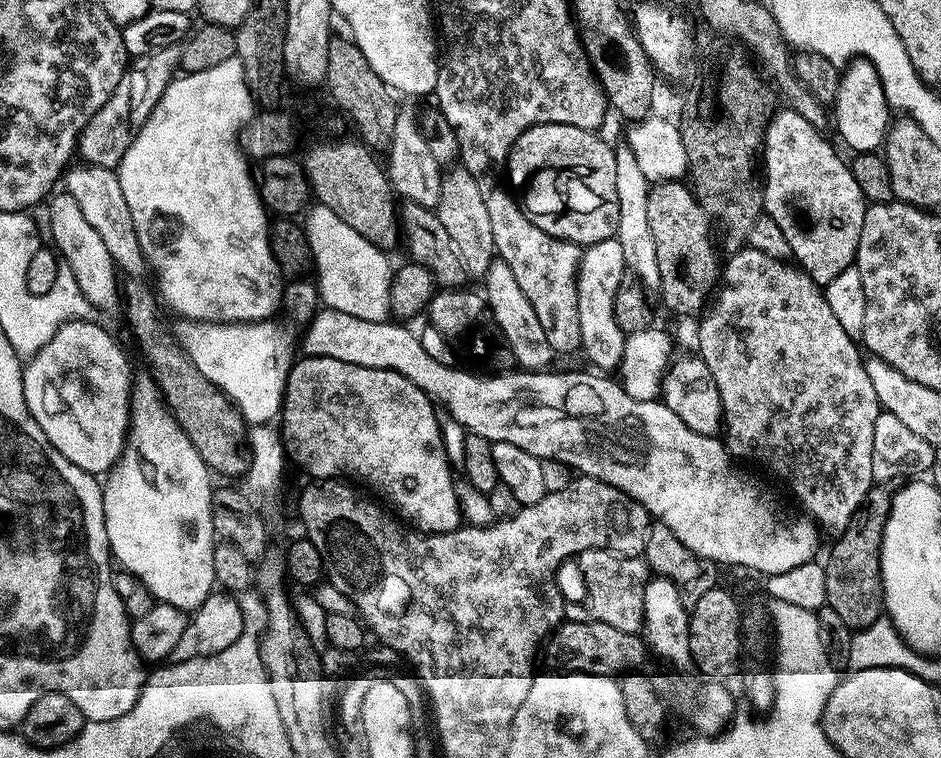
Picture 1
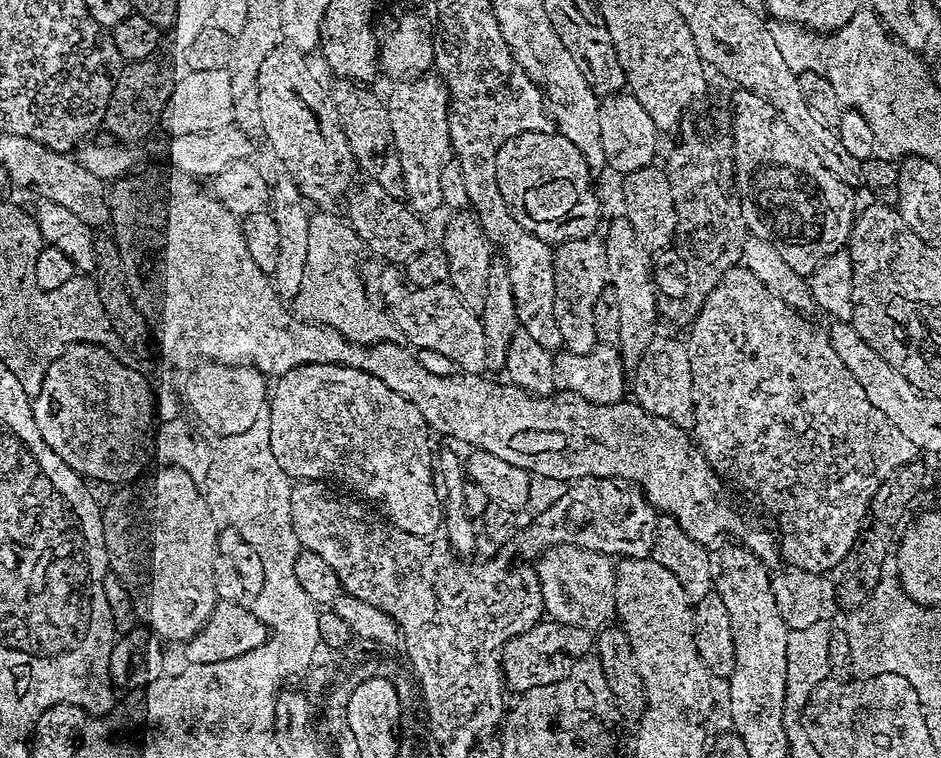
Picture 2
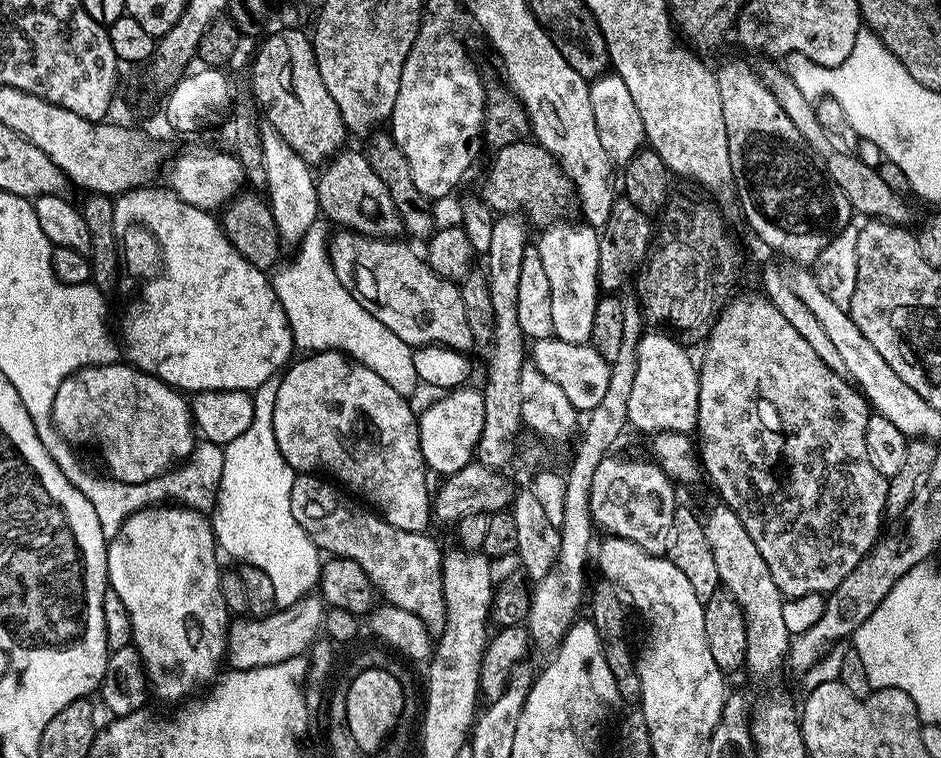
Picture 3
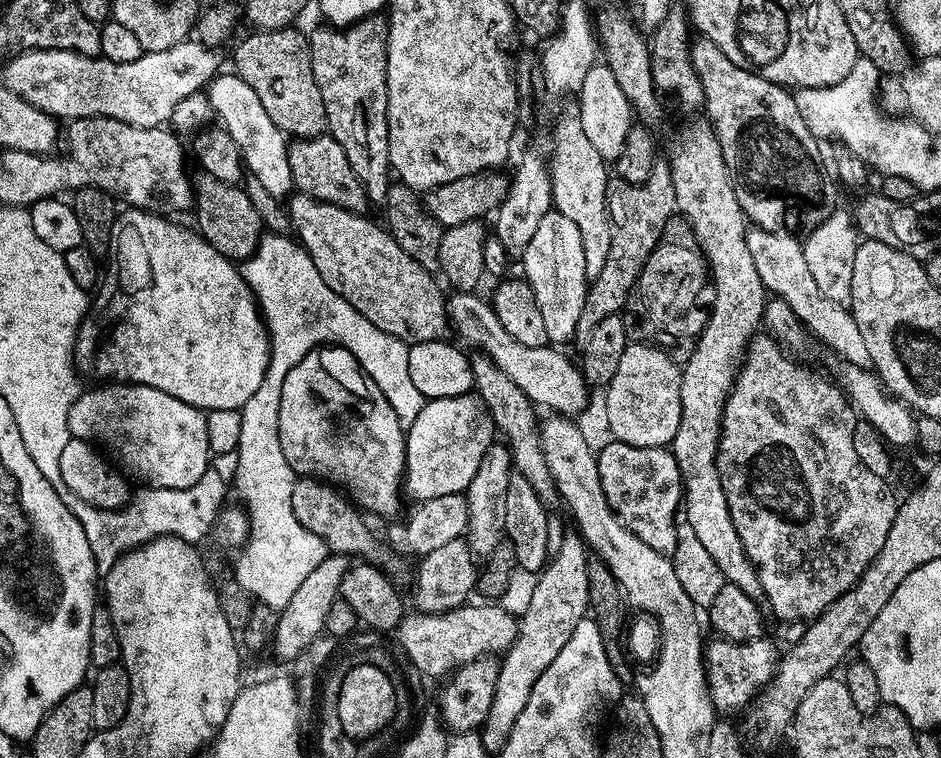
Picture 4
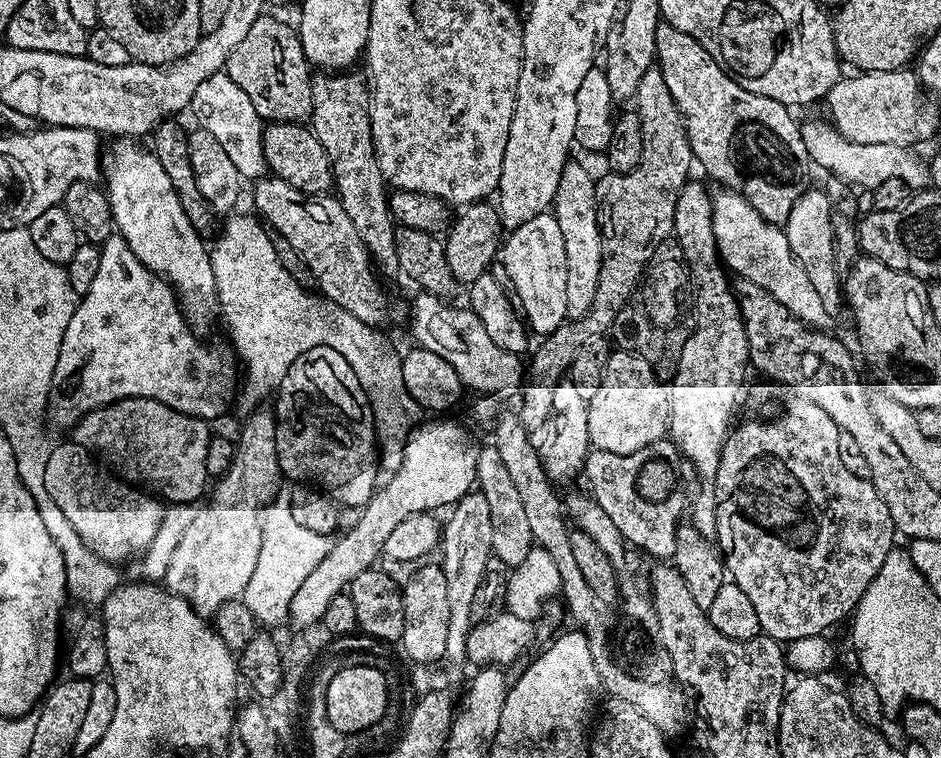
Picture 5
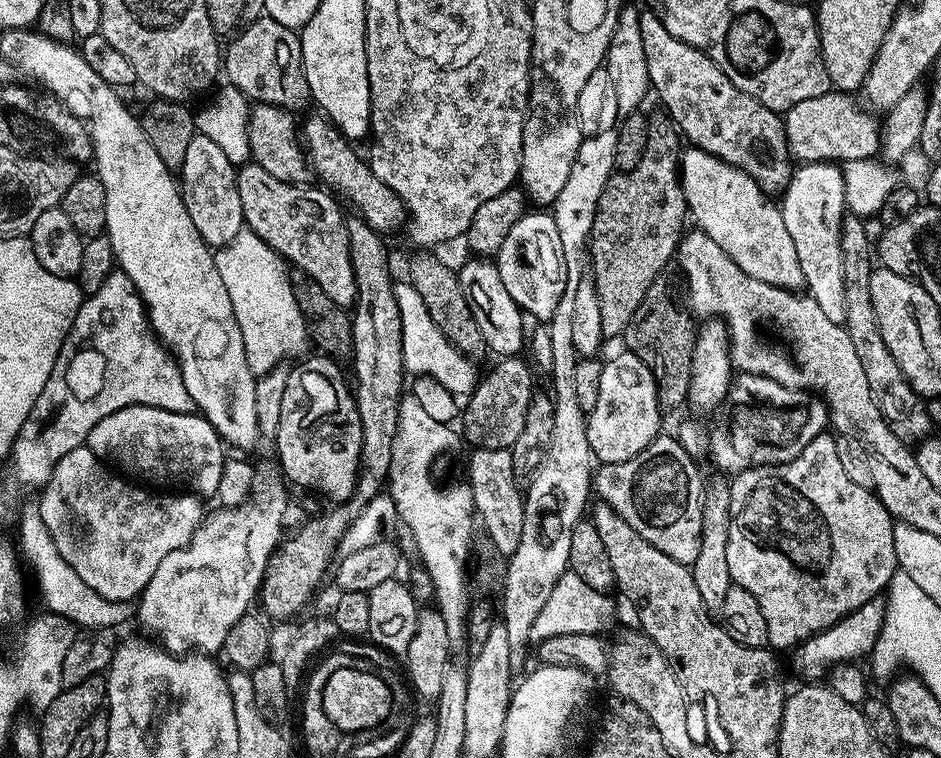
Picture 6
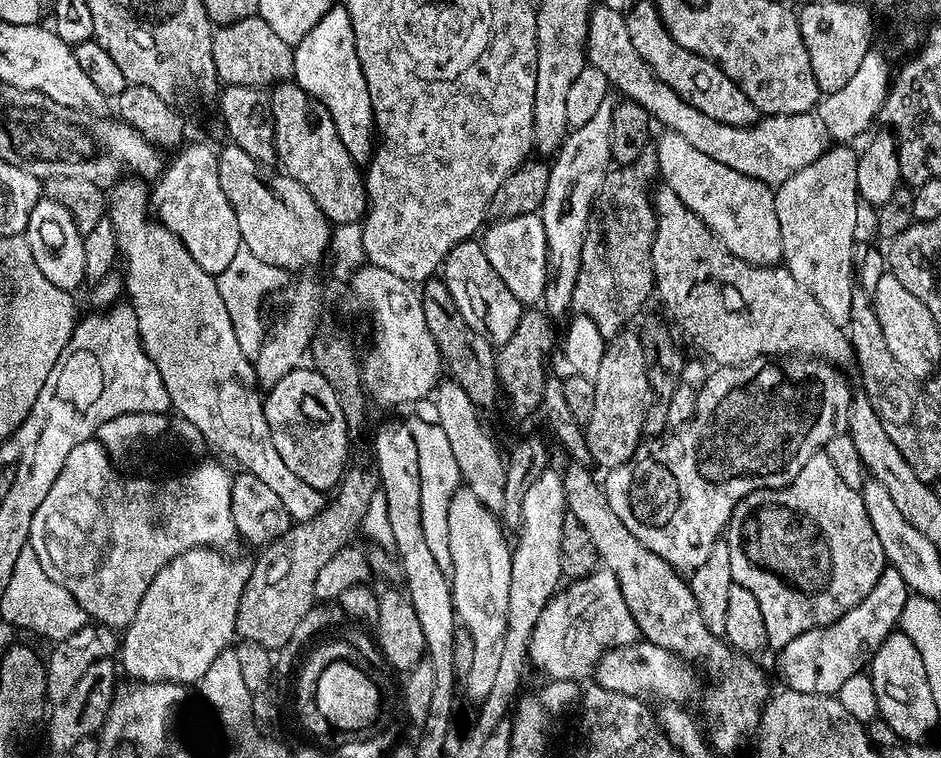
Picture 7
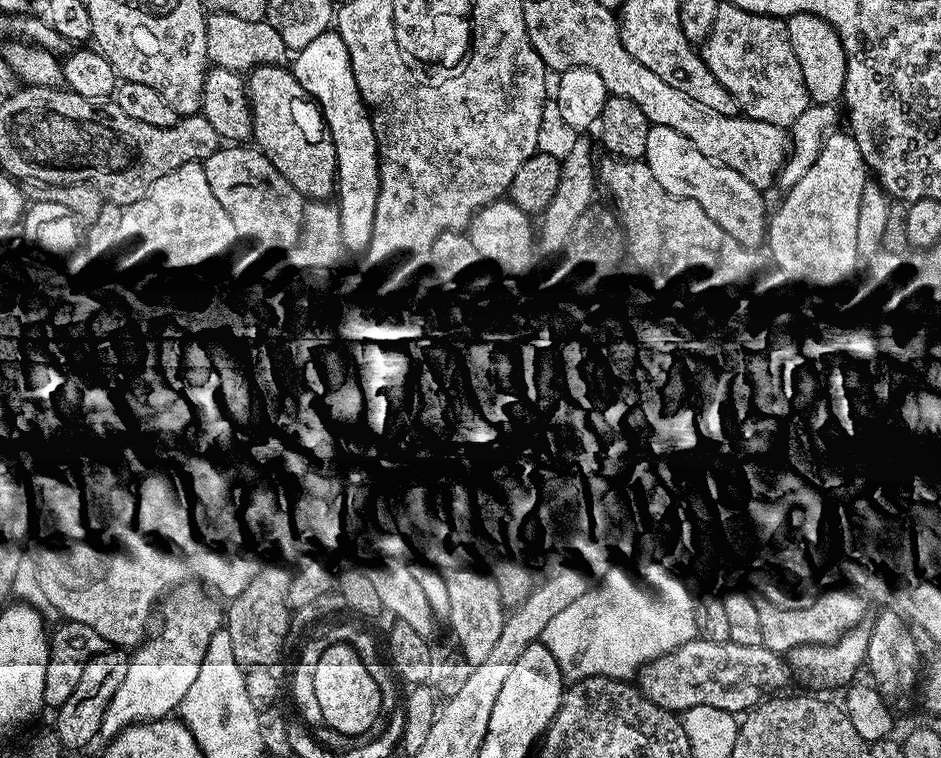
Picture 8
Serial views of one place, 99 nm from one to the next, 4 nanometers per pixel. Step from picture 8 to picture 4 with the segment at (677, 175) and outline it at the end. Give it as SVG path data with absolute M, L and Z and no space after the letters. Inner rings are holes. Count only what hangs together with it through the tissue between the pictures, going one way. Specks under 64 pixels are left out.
M752 230L748 234L748 245L750 246L750 256L754 258L754 266L758 266L758 278L762 278L765 289L773 297L787 302L790 310L794 312L805 329L808 328L814 335L818 336L822 343L829 344L838 355L842 356L847 363L857 364L859 367L867 369L871 365L872 359L866 350L866 342L862 338L862 333L858 331L858 322L854 322L851 311L845 305L836 304L828 300L818 290L818 285L814 282L814 277L810 268L806 266L804 249L801 241L795 235L787 231L766 232L763 230Z

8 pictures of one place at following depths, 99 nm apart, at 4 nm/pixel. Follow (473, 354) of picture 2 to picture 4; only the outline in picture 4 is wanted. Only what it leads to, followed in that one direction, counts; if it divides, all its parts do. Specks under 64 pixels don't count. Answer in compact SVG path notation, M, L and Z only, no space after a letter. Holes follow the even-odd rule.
M303 194L293 195L287 209L295 235L310 254L314 266L318 266L322 282L346 298L346 302L374 322L378 330L412 344L443 341L448 336L448 305L432 277L435 275L414 262L414 258L398 246L387 227L380 225L379 228L374 221L367 220L367 215L348 212L333 204L321 204L313 196Z

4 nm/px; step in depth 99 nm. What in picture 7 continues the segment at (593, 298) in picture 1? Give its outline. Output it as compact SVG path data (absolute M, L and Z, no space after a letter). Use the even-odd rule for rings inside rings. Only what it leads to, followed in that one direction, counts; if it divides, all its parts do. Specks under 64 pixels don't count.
M539 215L518 216L489 223L483 229L482 243L486 258L490 258L490 266L498 270L498 278L510 286L521 305L535 305L543 297L549 278L546 233Z

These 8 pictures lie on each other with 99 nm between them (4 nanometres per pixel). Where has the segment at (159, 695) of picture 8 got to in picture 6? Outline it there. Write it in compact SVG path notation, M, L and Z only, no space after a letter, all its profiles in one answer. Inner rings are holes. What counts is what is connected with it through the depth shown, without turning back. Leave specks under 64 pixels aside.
M268 480L262 486L260 484L251 493L251 499L240 507L220 506L217 512L209 511L187 544L166 554L166 558L158 562L154 578L150 578L138 597L138 620L140 616L141 626L149 632L145 633L159 641L167 652L188 654L195 650L200 654L219 653L230 628L250 612L253 607L251 604L257 599L260 583L264 580L268 560L282 539L280 527L284 524L288 496L284 493L285 485L281 484L276 480Z

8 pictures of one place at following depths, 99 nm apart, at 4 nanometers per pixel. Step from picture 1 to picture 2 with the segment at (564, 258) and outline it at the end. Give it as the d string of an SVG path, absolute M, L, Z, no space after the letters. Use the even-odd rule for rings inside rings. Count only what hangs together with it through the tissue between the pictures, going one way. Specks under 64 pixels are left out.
M501 207L499 211L497 216L489 218L488 225L484 224L482 229L491 243L504 251L501 253L510 270L519 327L540 346L549 350L559 349L564 339L556 325L556 258L553 245L518 226L508 208Z

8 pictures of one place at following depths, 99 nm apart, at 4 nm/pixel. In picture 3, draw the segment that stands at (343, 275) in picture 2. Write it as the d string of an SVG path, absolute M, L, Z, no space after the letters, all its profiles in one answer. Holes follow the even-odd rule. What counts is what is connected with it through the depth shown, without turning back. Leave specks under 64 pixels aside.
M323 223L310 226L309 232L295 249L296 257L289 264L281 263L280 272L273 271L270 276L272 288L288 319L293 345L299 351L301 348L304 354L325 350L342 352L362 366L374 370L378 378L386 378L386 382L390 382L398 394L411 397L411 392L418 387L413 345L402 342L394 330L386 330L386 326L382 326L382 322L378 322L378 318L367 312L351 291L342 286L328 259L326 249L330 231L329 225Z

